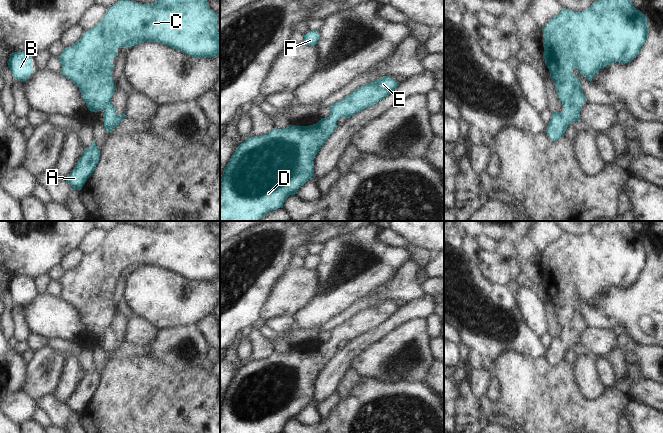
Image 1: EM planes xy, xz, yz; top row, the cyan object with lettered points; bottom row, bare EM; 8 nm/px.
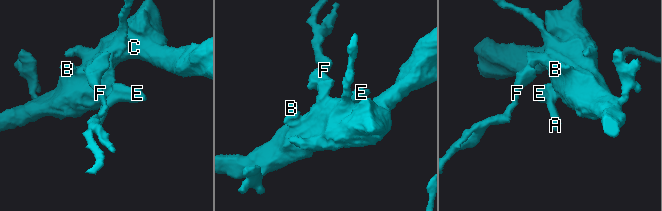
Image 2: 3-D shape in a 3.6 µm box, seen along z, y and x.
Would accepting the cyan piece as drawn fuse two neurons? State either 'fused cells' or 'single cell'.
single cell

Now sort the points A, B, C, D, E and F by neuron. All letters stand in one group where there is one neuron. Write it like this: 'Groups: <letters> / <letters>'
Groups: A B C D E F

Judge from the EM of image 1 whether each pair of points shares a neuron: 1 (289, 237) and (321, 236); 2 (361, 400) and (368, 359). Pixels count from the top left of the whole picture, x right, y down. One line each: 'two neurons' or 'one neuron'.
1: two neurons
2: two neurons

